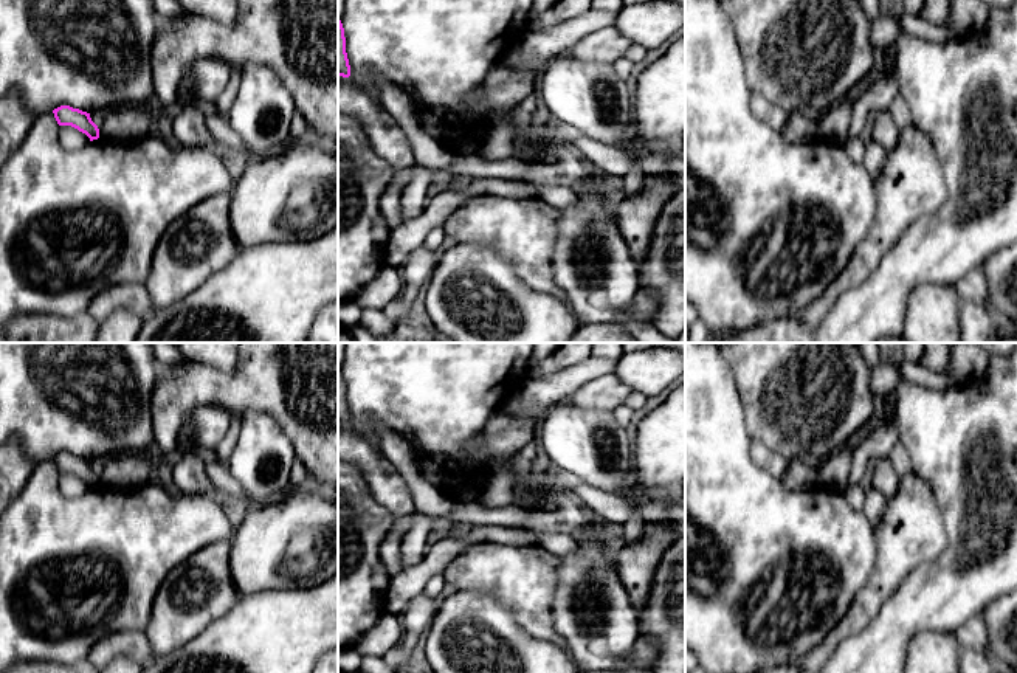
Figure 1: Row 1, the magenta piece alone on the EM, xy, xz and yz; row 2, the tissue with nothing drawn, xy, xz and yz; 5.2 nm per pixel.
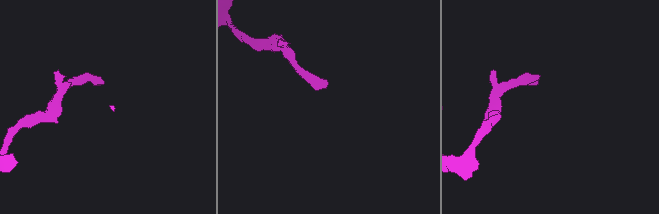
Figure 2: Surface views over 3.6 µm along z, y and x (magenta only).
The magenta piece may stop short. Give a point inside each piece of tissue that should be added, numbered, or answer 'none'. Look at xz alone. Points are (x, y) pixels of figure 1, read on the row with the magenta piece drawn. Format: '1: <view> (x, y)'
none

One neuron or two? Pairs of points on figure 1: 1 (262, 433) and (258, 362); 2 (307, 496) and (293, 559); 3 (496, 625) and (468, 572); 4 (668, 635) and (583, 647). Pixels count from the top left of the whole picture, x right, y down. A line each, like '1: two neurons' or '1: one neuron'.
1: two neurons
2: one neuron
3: two neurons
4: two neurons

